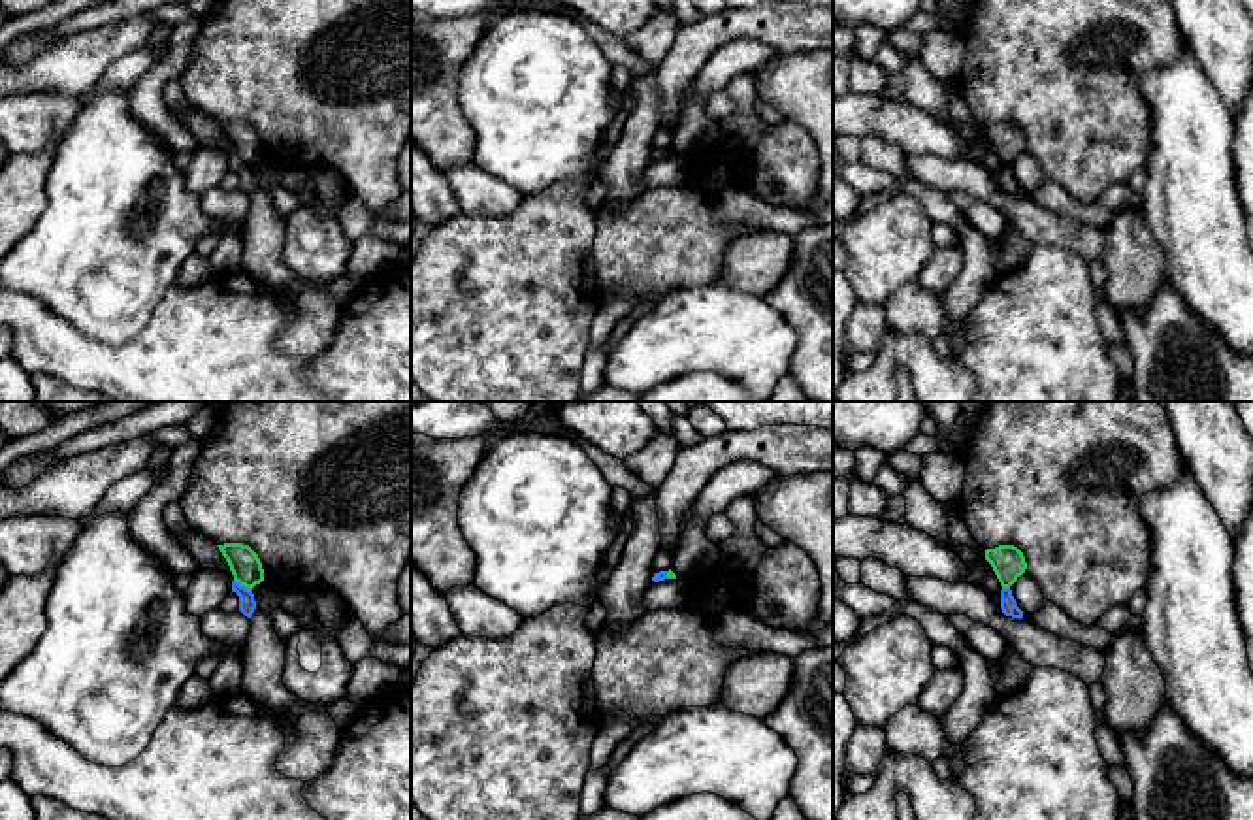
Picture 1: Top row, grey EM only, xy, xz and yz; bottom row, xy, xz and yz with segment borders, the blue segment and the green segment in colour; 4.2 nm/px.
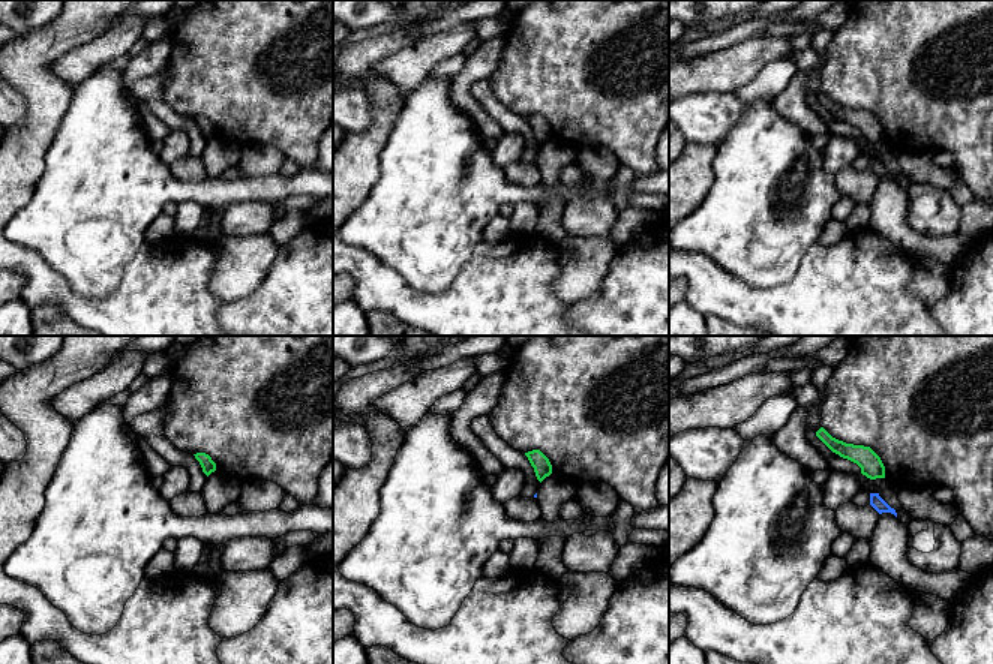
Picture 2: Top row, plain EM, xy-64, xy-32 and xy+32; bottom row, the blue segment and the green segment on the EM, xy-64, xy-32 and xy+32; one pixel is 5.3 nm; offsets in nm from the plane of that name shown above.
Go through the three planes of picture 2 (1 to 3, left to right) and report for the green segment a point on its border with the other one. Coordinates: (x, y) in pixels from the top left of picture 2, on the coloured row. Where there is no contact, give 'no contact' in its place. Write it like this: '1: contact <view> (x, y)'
1: no contact
2: no contact
3: no contact

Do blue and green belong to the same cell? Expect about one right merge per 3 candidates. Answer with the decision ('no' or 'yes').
no

